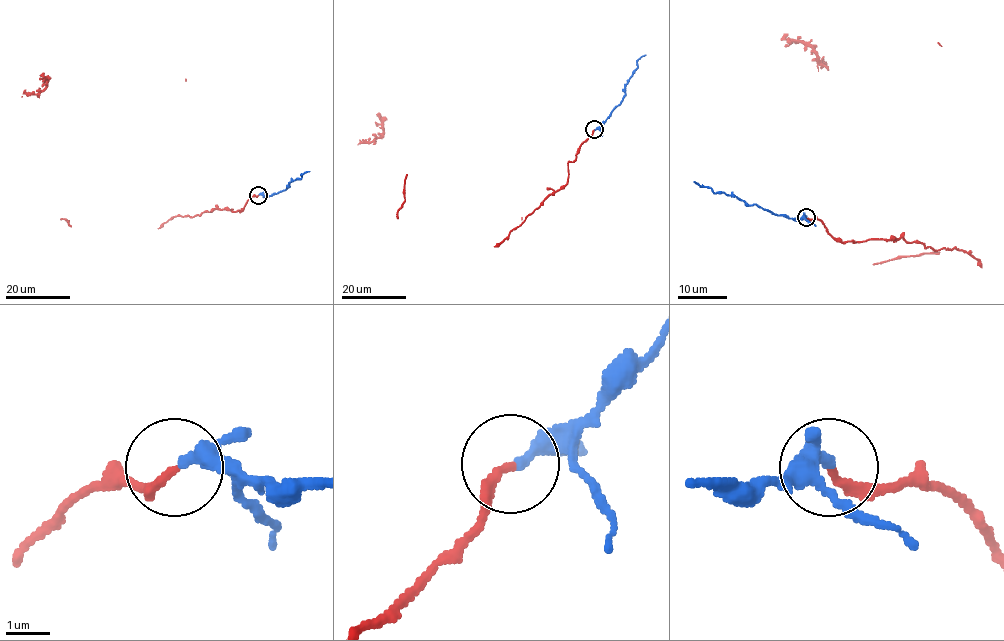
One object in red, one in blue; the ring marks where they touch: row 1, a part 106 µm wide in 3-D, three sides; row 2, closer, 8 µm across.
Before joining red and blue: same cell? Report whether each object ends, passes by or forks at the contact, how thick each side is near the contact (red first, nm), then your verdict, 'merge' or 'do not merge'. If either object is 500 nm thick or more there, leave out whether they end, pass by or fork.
red ends; blue passes by; calibres 200 and 240 nm; do not merge

